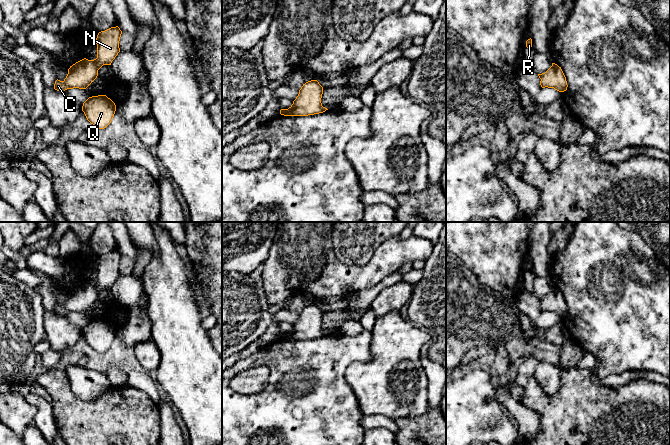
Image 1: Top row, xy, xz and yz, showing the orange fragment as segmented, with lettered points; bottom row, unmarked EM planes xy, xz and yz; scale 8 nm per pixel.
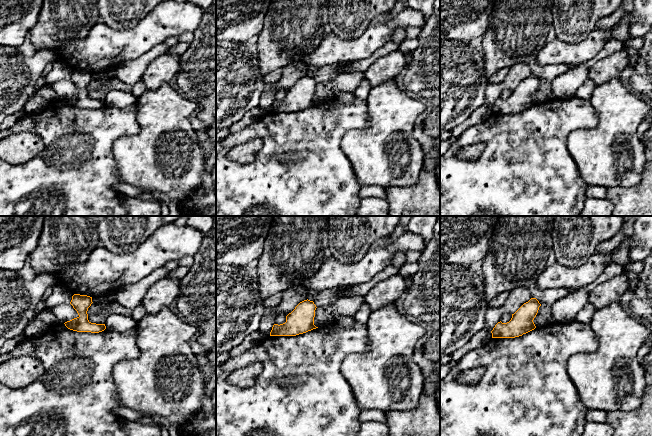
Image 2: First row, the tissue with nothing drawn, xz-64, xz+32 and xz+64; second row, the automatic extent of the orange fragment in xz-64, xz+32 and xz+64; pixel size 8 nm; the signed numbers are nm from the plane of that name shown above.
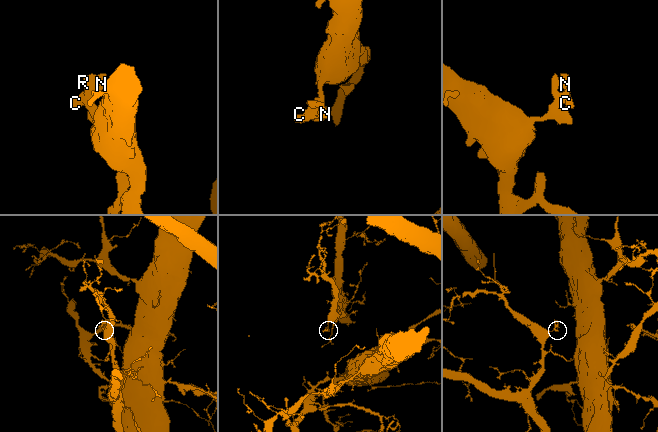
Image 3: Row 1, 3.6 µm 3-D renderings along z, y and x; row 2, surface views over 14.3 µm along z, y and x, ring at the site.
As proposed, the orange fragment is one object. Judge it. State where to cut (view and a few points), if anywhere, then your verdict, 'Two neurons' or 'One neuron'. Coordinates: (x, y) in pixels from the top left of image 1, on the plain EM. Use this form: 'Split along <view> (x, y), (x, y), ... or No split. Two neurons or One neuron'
No split. One neuron

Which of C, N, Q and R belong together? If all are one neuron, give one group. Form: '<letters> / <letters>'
C N Q R

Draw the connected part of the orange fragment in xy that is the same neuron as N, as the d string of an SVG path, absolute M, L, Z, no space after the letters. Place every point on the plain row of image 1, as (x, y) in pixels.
M118 250L99 256L96 262L97 282L84 282L70 290L66 302L63 305L55 305L54 313L60 316L73 312L86 313L97 302L98 294L103 289L111 289L120 276L121 258Z

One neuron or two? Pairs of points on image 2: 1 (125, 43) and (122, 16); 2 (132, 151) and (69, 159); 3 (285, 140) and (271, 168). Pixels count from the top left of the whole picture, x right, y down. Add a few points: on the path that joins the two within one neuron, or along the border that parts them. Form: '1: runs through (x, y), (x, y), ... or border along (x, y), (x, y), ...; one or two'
1: border along (144, 17), (130, 28), (111, 28), (101, 21); two
2: border along (127, 134), (121, 135), (112, 145), (117, 176); two
3: runs through (285, 147), (275, 161); one

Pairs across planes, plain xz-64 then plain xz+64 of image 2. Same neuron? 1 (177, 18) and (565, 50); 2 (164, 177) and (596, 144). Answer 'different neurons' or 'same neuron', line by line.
1: same neuron
2: same neuron

